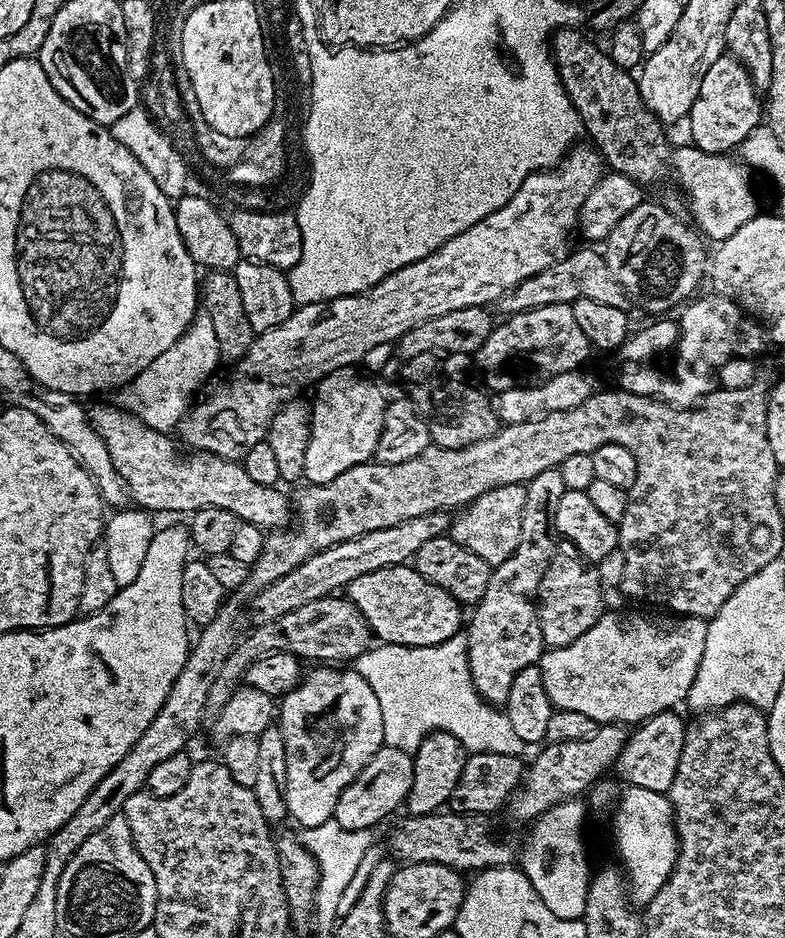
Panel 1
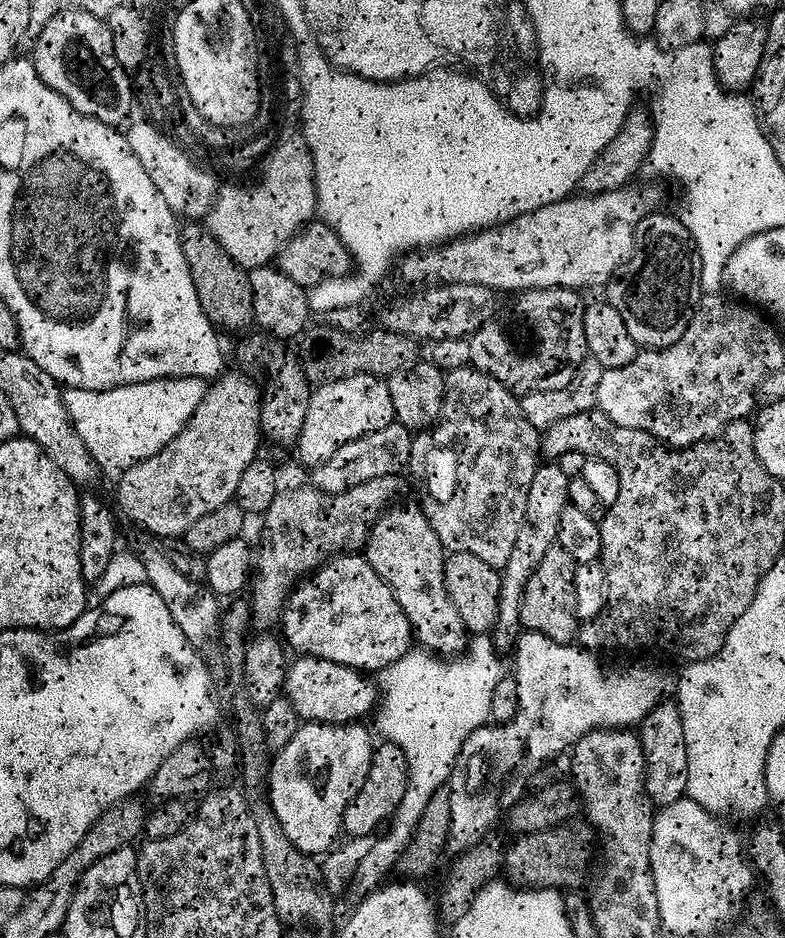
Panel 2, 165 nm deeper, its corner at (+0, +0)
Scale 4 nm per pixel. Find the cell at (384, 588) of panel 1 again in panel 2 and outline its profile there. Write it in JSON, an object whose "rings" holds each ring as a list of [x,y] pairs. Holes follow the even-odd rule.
{"rings":[[[360,554],[337,555],[331,562],[325,563],[315,575],[305,579],[288,597],[282,613],[282,624],[283,620],[283,639],[286,644],[288,639],[289,649],[297,648],[297,653],[319,656],[321,660],[345,664],[347,668],[357,670],[387,668],[394,661],[401,660],[414,644],[413,625],[400,603],[396,601],[391,586]]]}

